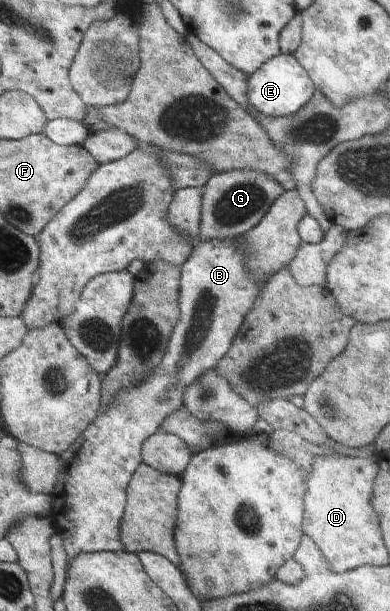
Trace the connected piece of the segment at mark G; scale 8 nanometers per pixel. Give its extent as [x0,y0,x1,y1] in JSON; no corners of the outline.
[199,170,284,240]

